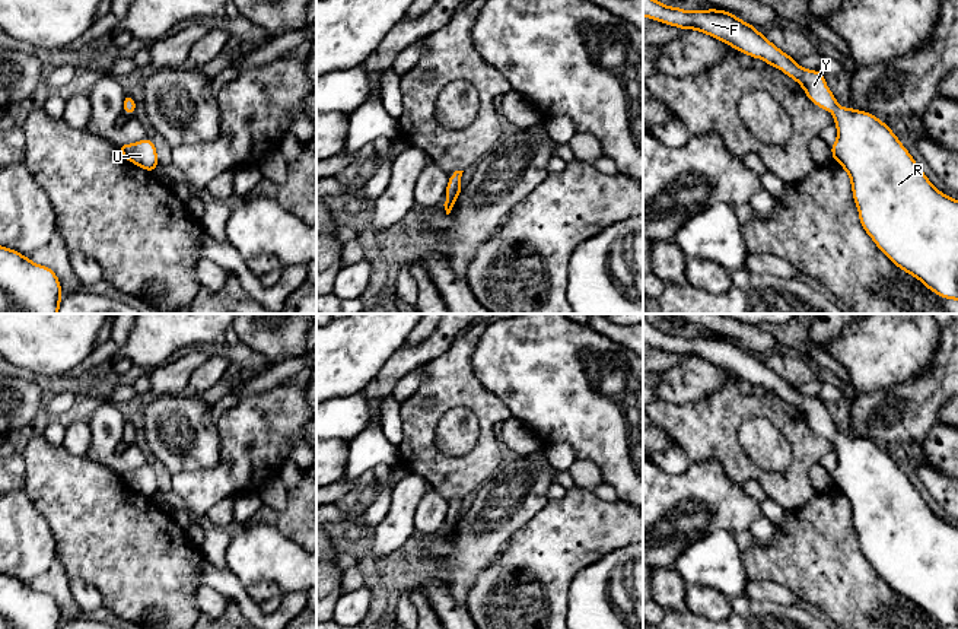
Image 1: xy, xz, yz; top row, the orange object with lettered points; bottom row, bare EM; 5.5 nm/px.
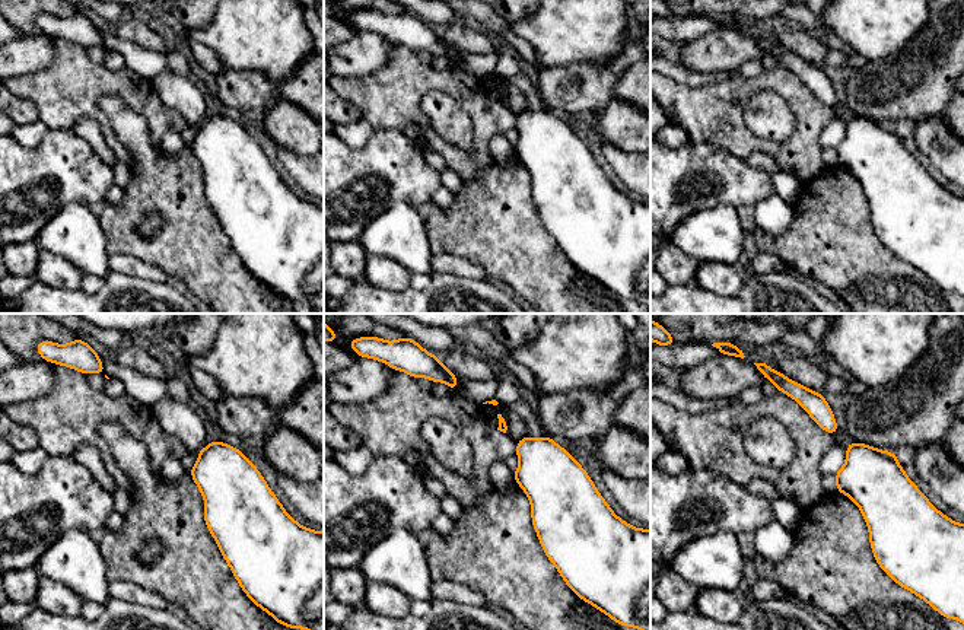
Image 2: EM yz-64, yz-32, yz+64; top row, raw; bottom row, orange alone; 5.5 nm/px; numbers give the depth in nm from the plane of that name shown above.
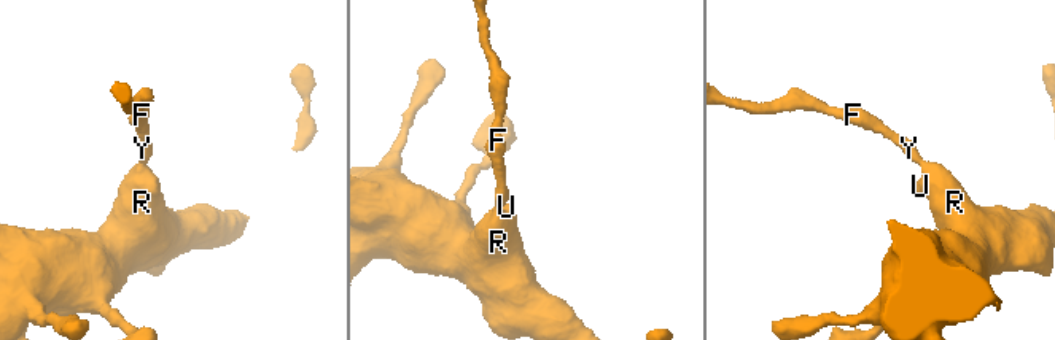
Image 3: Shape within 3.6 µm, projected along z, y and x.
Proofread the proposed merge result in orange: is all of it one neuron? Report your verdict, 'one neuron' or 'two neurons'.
one neuron

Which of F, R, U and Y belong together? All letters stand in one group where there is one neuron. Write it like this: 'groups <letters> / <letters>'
groups F R U Y

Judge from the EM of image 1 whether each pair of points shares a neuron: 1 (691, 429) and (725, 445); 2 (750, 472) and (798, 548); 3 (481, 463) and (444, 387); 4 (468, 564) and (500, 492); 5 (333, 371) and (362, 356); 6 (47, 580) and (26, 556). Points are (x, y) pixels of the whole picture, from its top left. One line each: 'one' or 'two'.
1: one
2: two
3: one
4: one
5: one
6: two

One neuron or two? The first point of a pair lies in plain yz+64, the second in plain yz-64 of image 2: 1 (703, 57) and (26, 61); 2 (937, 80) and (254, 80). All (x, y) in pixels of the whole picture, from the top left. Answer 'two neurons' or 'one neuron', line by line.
1: one neuron
2: one neuron

